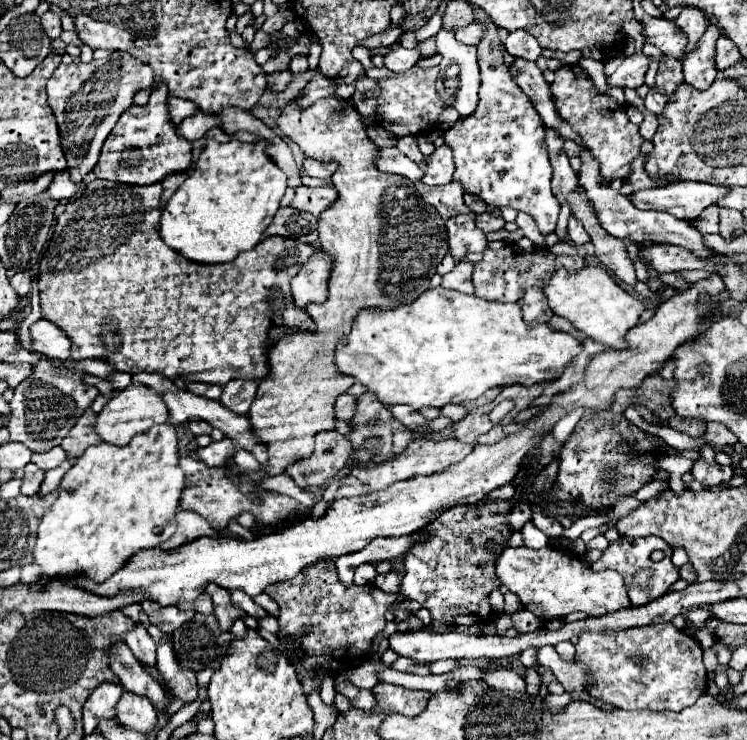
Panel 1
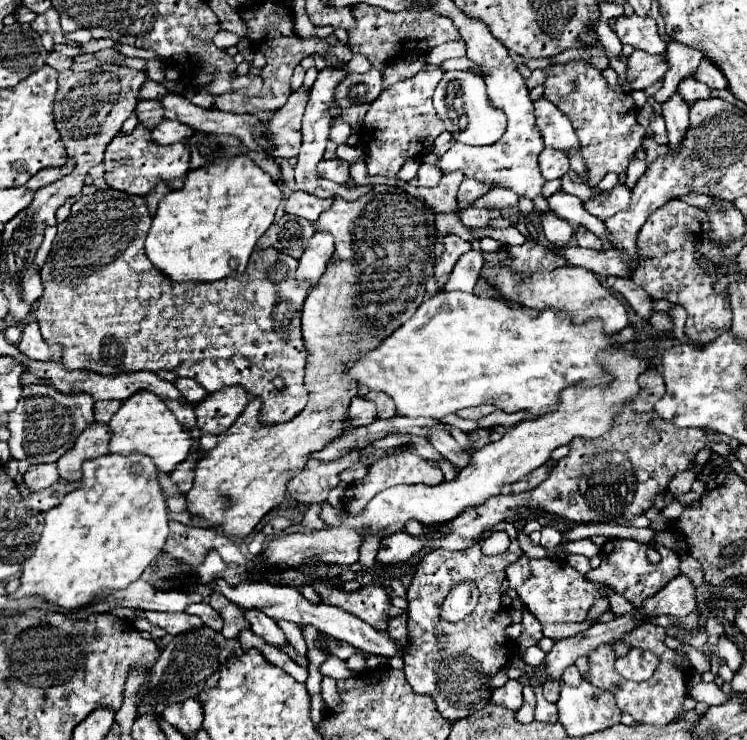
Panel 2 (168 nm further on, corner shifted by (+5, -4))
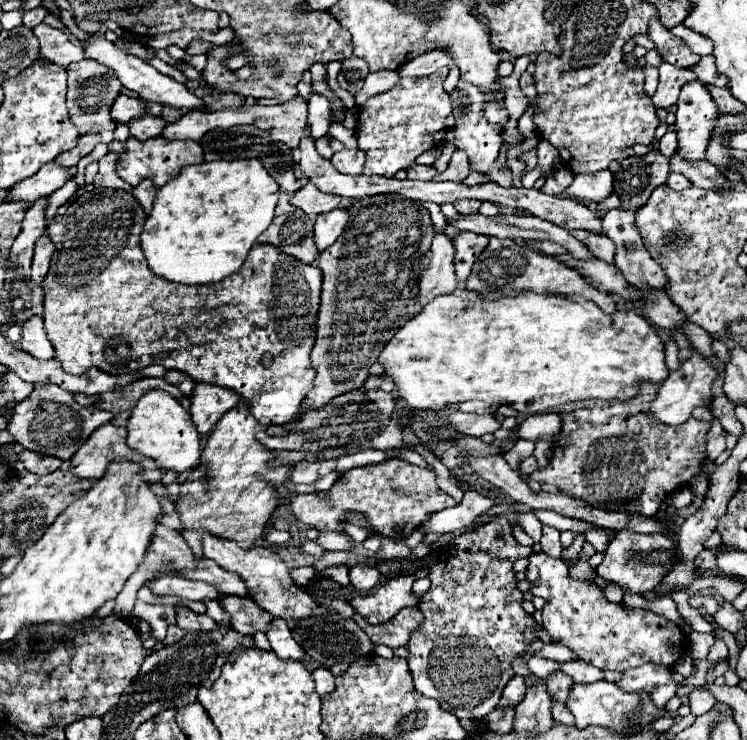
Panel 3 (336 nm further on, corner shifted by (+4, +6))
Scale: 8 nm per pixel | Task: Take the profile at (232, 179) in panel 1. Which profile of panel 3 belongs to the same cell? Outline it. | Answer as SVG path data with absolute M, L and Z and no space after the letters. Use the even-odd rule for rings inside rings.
M215 160L185 166L177 178L157 190L151 214L141 232L141 248L149 268L171 282L213 284L241 268L257 236L271 224L279 198L279 186L259 160Z

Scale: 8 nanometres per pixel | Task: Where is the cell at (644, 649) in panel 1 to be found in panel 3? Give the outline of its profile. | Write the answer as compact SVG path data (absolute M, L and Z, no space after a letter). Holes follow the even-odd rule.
M643 664L639 670L627 670L615 684L625 692L647 692L657 708L665 708L681 686L673 680L671 668L657 664Z

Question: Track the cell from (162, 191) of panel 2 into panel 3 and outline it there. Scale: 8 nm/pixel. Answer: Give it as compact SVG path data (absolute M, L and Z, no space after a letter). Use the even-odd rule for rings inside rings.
M149 178L141 180L141 184L133 188L133 196L141 202L141 206L143 206L143 210L145 210L147 214L151 212L151 206L153 206L155 194L157 194L157 188L153 186L153 182L151 182Z

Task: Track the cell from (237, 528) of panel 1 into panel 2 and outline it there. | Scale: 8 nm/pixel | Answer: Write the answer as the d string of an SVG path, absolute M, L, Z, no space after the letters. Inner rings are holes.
M261 532L257 533L254 536L254 540L248 544L248 552L250 552L251 557L260 557L263 553L264 547L263 544L265 542L265 535Z

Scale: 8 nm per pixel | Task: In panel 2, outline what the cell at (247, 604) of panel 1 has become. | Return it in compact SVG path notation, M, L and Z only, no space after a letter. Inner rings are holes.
M246 610L246 620L252 626L252 632L258 634L260 638L264 638L268 644L276 646L276 648L284 648L288 646L288 640L284 636L284 632L278 628L278 624L268 618L266 614L260 614L260 610Z

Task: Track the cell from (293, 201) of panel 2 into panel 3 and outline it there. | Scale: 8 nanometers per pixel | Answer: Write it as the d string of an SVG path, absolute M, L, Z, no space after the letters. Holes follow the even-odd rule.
M307 182L301 190L297 190L291 198L291 204L301 208L305 214L323 214L329 212L333 208L345 206L347 200L341 196L333 196L333 194L325 194L321 190L317 190L311 182Z

